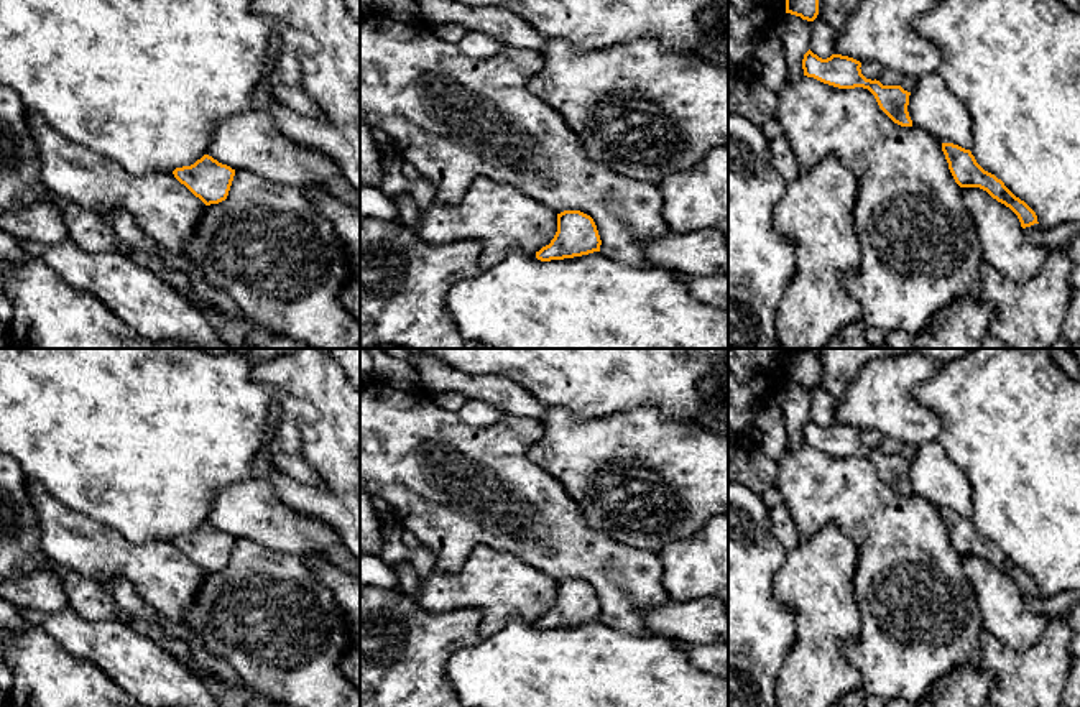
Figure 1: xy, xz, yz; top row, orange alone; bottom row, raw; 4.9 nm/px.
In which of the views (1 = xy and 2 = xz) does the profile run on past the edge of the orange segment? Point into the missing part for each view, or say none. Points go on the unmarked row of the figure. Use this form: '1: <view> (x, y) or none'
1: none
2: none

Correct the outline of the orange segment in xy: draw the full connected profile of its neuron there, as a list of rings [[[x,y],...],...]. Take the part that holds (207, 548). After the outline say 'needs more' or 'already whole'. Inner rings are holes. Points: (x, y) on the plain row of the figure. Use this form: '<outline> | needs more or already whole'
[[[204,523],[191,534],[176,536],[173,543],[205,574],[210,574],[227,567],[235,538]]] | already whole

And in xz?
[[[580,579],[557,582],[557,600],[549,613],[536,620],[541,630],[564,628],[600,620],[600,603],[593,587]]] | already whole

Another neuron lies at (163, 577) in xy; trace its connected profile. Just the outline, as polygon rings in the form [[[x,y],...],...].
[[[26,480],[31,503],[41,528],[41,549],[62,569],[71,569],[84,577],[107,582],[122,575],[135,594],[163,618],[179,623],[192,607],[205,572],[196,566],[173,541],[155,539],[145,544],[127,541],[120,533],[94,518],[67,508],[58,501],[39,482]]]

